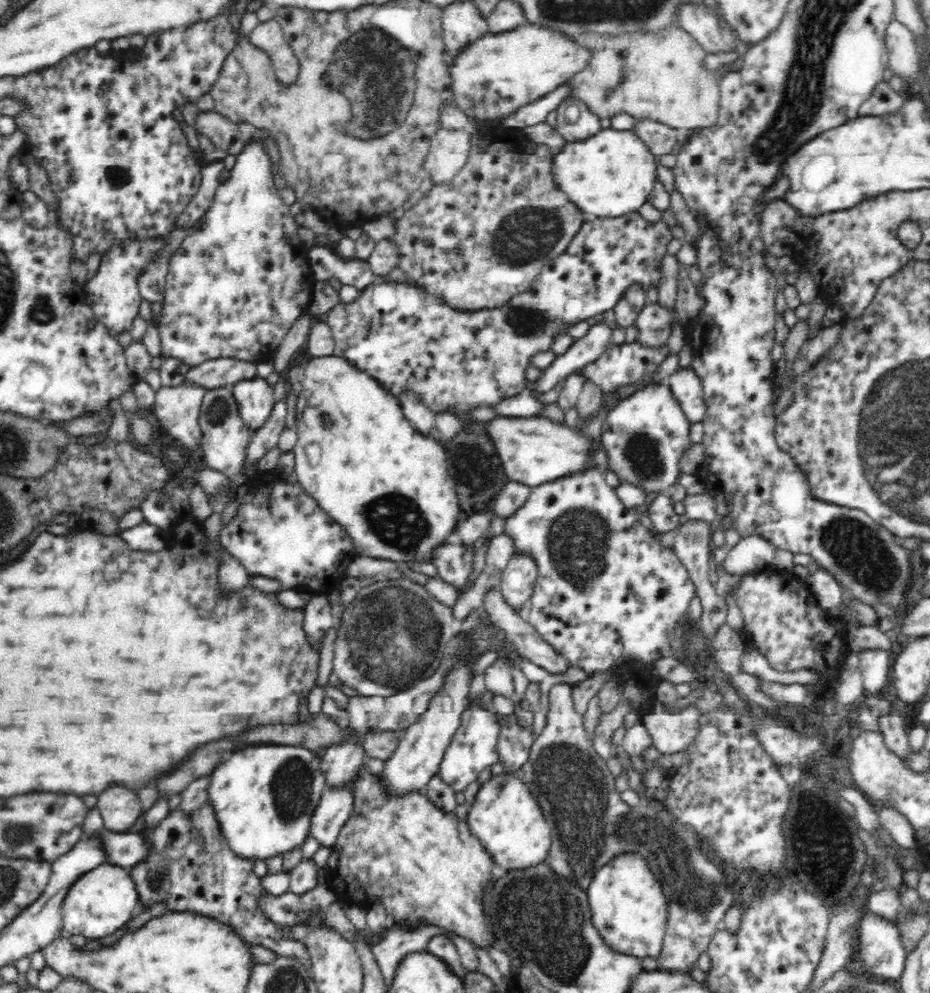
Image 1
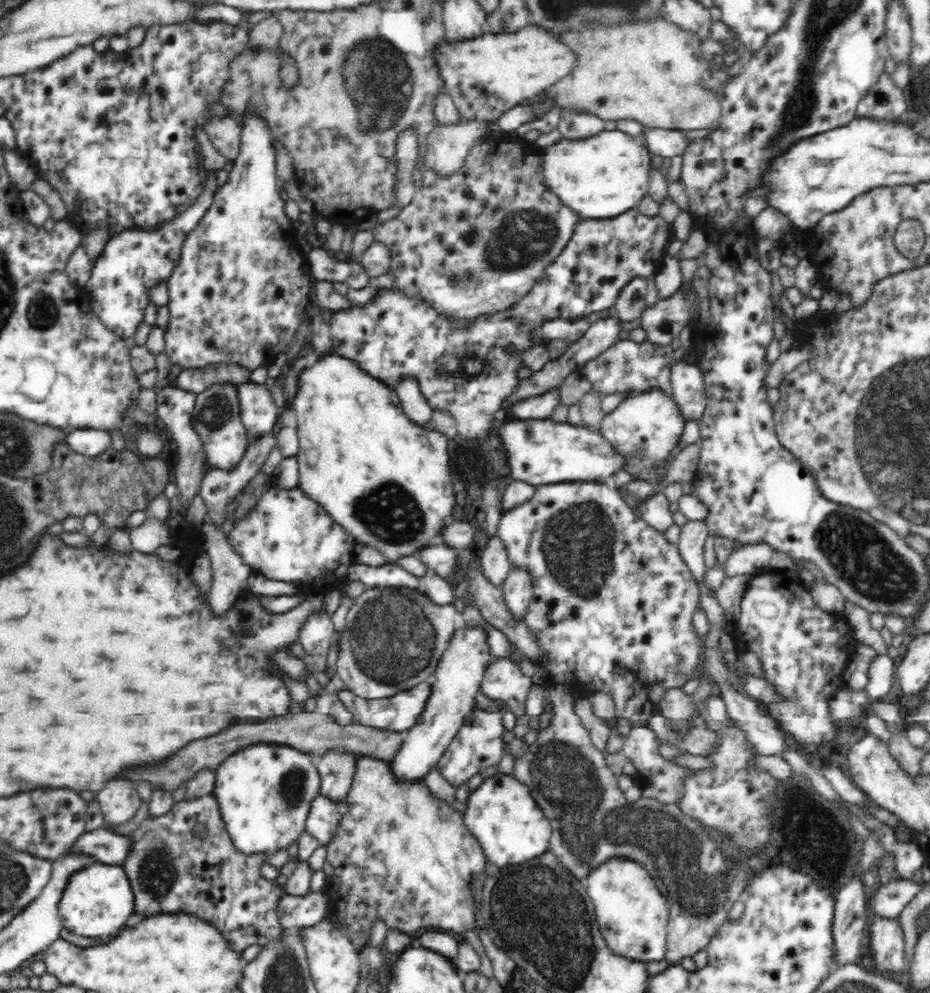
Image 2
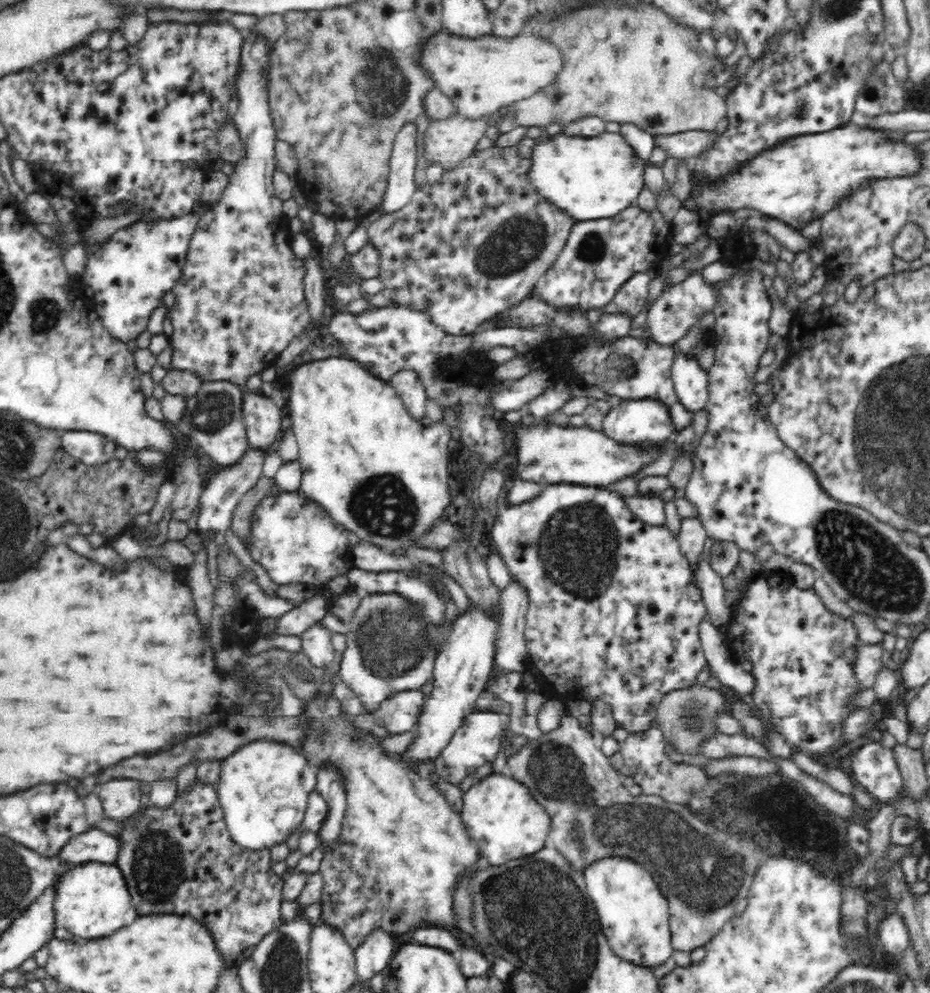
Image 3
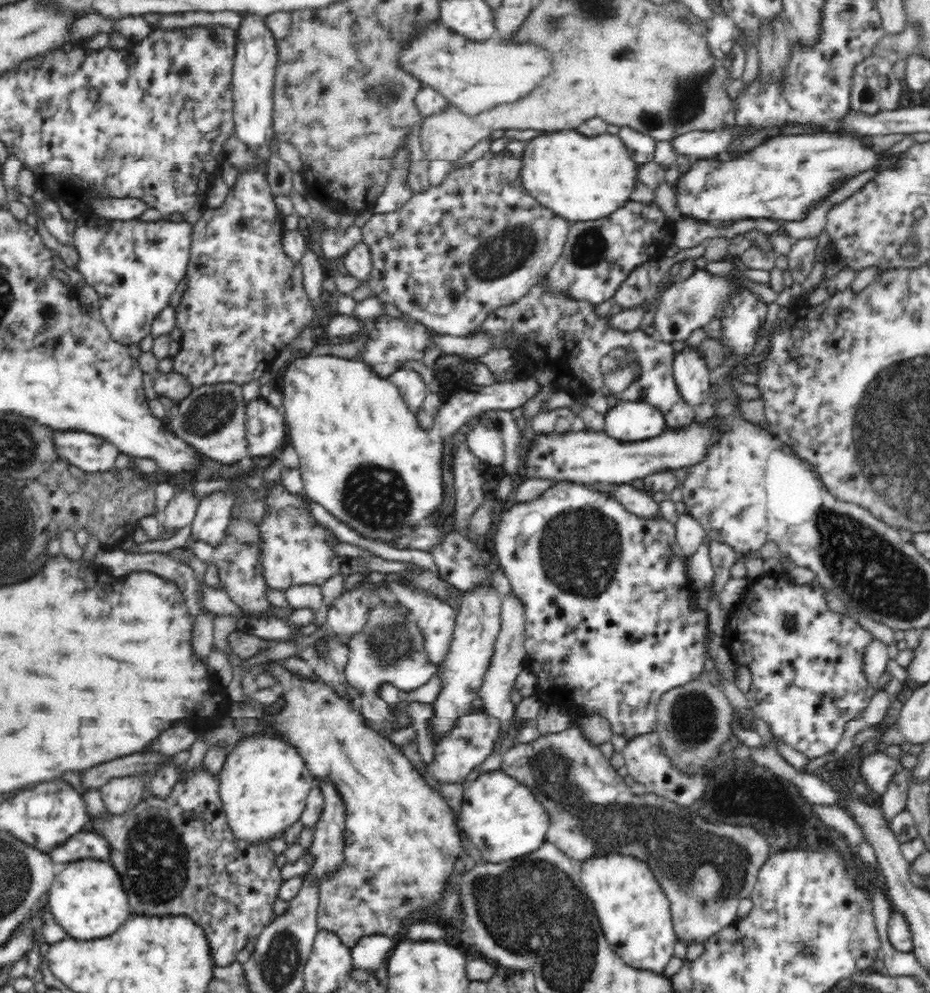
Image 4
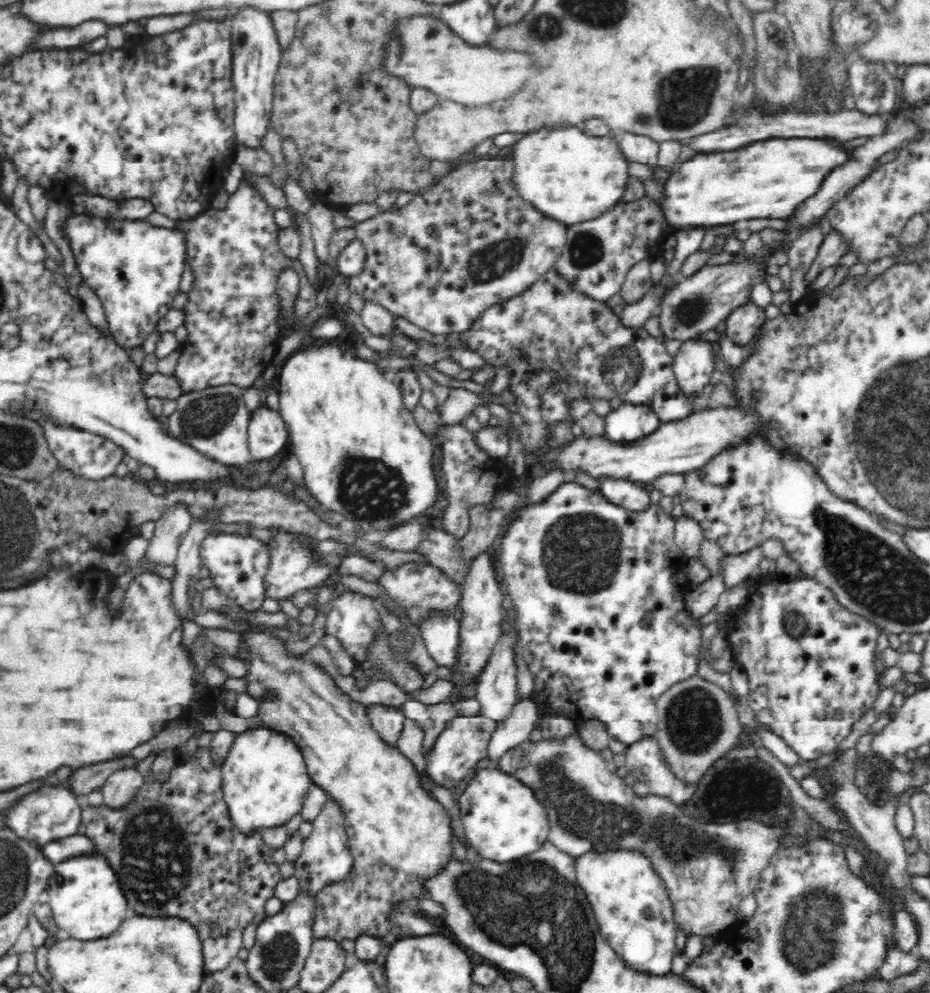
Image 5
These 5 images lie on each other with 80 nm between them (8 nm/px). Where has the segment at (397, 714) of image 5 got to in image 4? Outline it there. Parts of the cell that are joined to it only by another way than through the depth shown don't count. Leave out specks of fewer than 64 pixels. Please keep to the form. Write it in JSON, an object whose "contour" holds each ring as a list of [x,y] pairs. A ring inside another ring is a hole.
{"contour":[[[375,600],[374,607],[368,612],[368,624],[362,634],[354,636],[346,643],[349,648],[349,658],[344,670],[345,680],[362,693],[357,701],[368,726],[390,736],[398,730],[398,719],[394,716],[392,707],[375,695],[375,688],[383,682],[388,682],[400,690],[413,691],[426,684],[435,675],[438,666],[432,664],[423,647],[423,638],[413,616],[401,605],[394,606]]]}

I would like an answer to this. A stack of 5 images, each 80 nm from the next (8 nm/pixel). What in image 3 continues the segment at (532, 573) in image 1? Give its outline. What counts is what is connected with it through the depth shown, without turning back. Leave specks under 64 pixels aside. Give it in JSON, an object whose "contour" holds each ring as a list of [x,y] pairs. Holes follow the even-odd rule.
{"contour":[[[510,582],[508,588],[500,593],[499,600],[499,629],[495,640],[494,666],[491,670],[491,678],[498,680],[504,675],[512,672],[524,674],[526,672],[525,662],[527,658],[527,646],[525,639],[526,613],[529,600],[523,587],[518,582]]]}

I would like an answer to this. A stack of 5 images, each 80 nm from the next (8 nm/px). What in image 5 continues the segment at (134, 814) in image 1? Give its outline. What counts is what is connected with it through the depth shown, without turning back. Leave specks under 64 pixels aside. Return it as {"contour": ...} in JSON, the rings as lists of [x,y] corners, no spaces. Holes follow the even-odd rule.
{"contour":[[[136,766],[122,767],[110,773],[101,787],[103,804],[112,808],[120,808],[137,793],[137,788],[144,784],[144,776]]]}

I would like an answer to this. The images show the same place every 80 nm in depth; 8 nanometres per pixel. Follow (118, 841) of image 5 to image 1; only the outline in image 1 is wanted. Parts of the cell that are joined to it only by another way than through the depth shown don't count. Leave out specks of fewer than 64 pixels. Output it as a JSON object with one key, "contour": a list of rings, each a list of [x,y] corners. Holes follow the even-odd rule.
{"contour":[[[202,803],[191,811],[184,811],[178,807],[169,812],[166,818],[160,819],[153,827],[146,826],[139,832],[147,846],[148,856],[146,860],[138,861],[138,864],[130,868],[130,876],[132,876],[132,882],[136,884],[138,902],[142,906],[152,908],[162,903],[172,913],[190,911],[206,916],[216,923],[230,927],[232,933],[244,944],[262,945],[282,955],[294,955],[309,968],[309,956],[305,947],[287,938],[283,934],[283,928],[275,924],[262,909],[261,899],[268,895],[268,890],[262,886],[262,878],[254,874],[256,859],[245,859],[232,851],[226,835],[222,833],[220,821],[216,819],[216,811],[212,803]]]}

